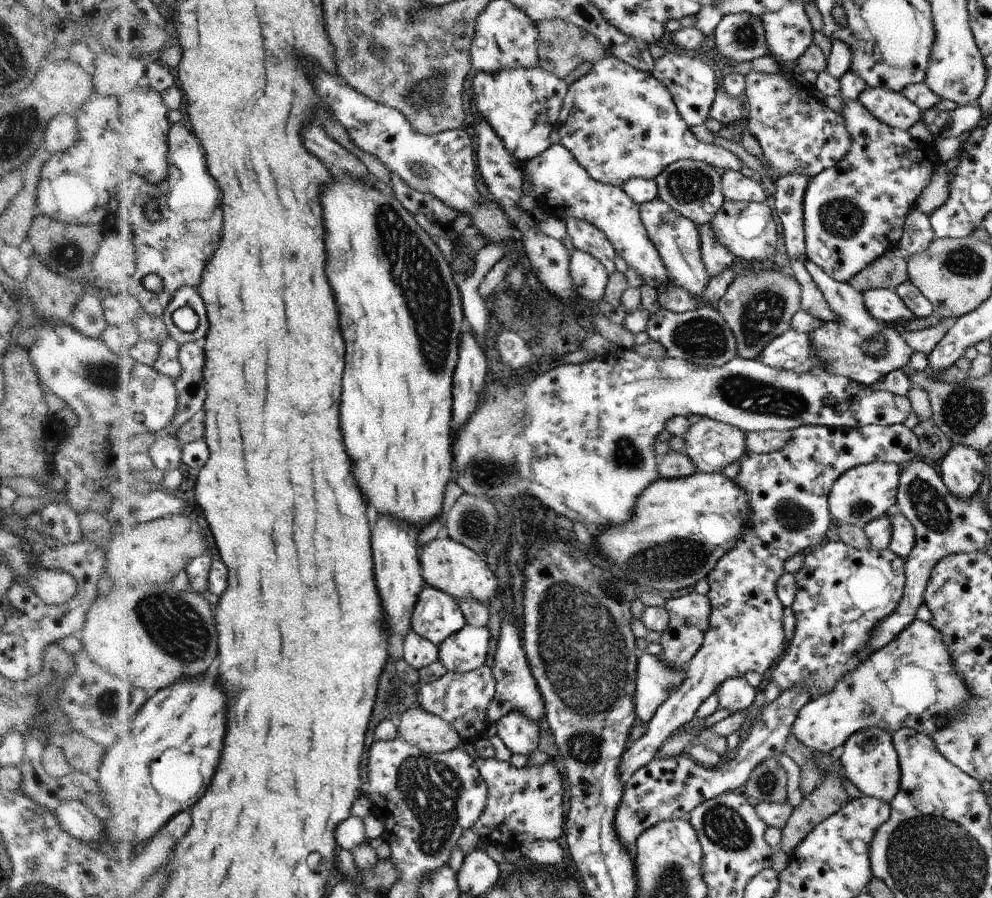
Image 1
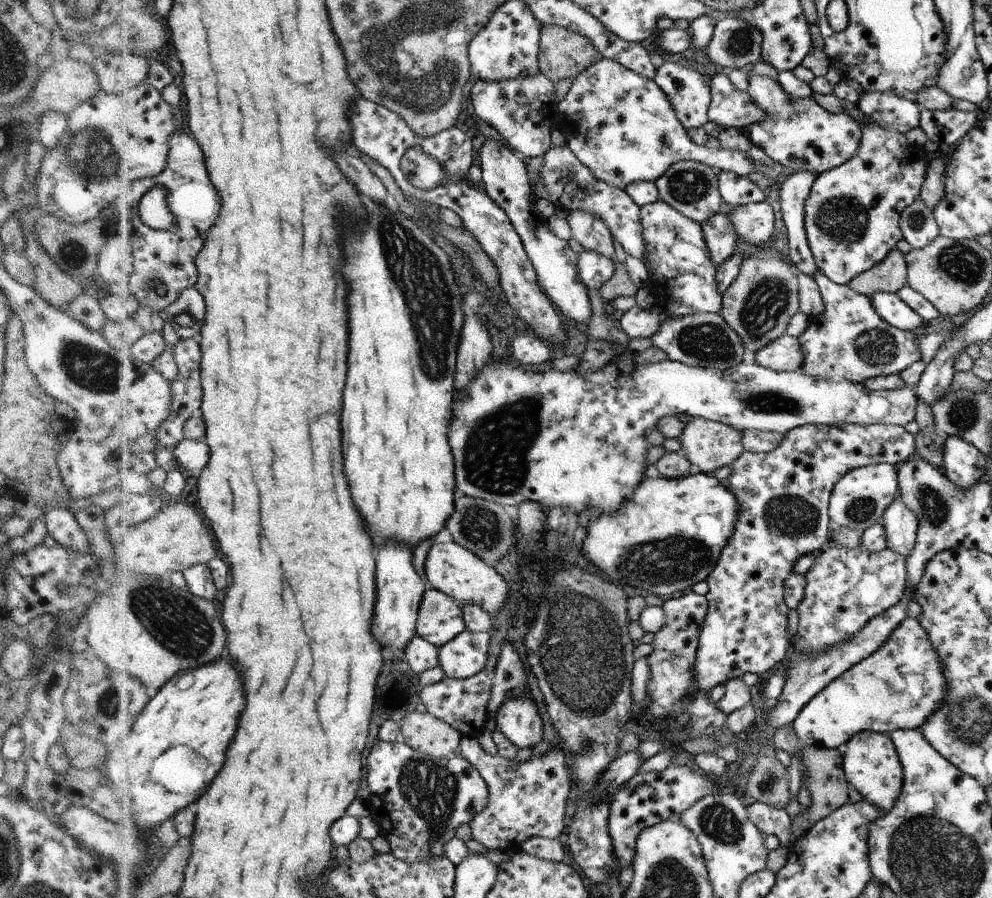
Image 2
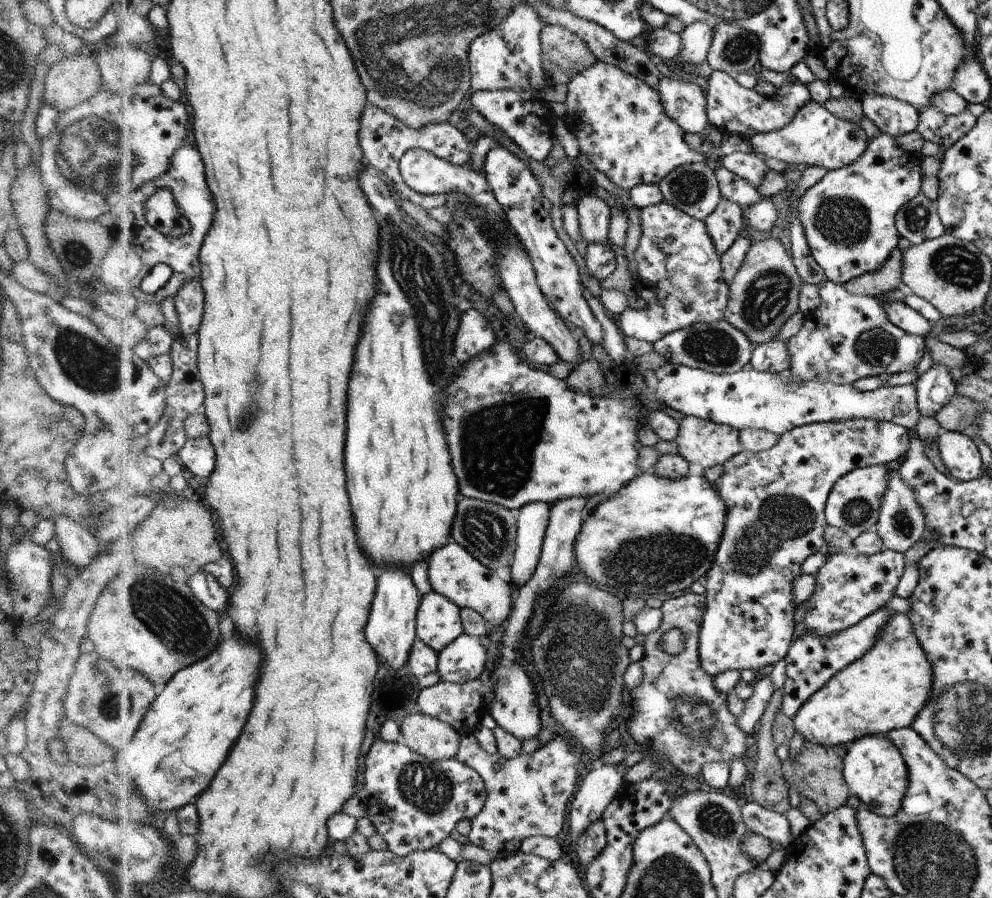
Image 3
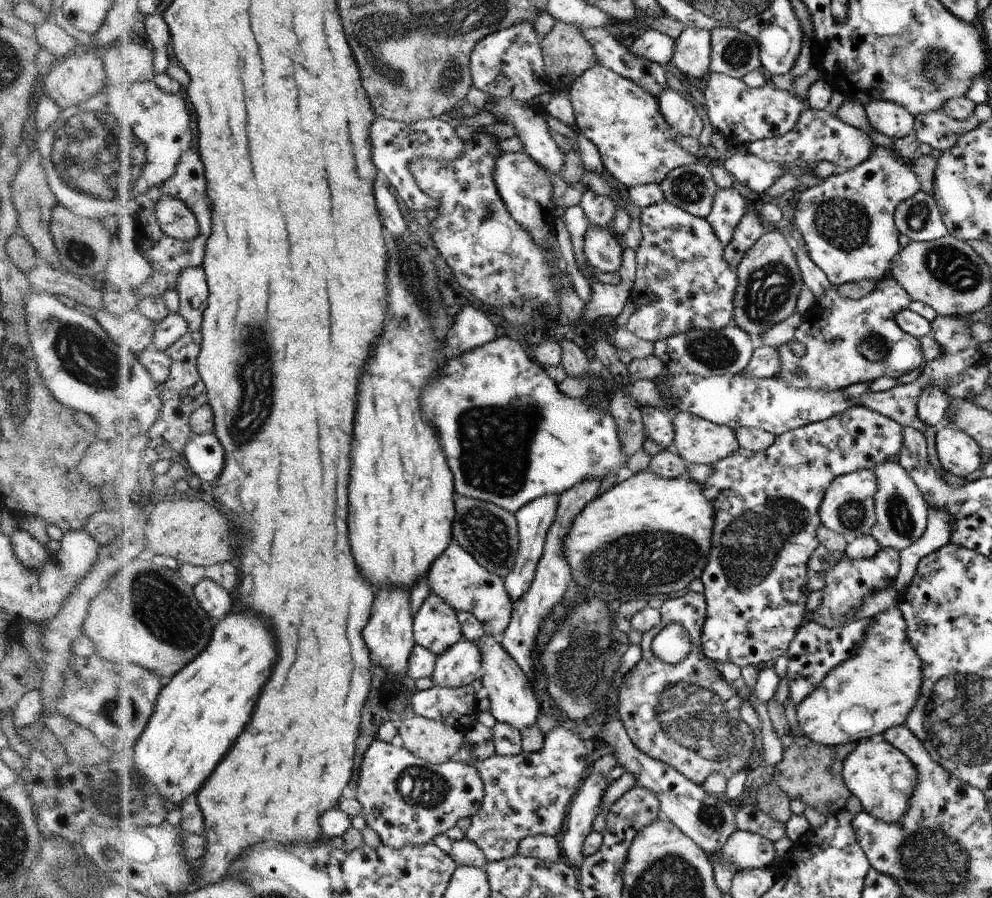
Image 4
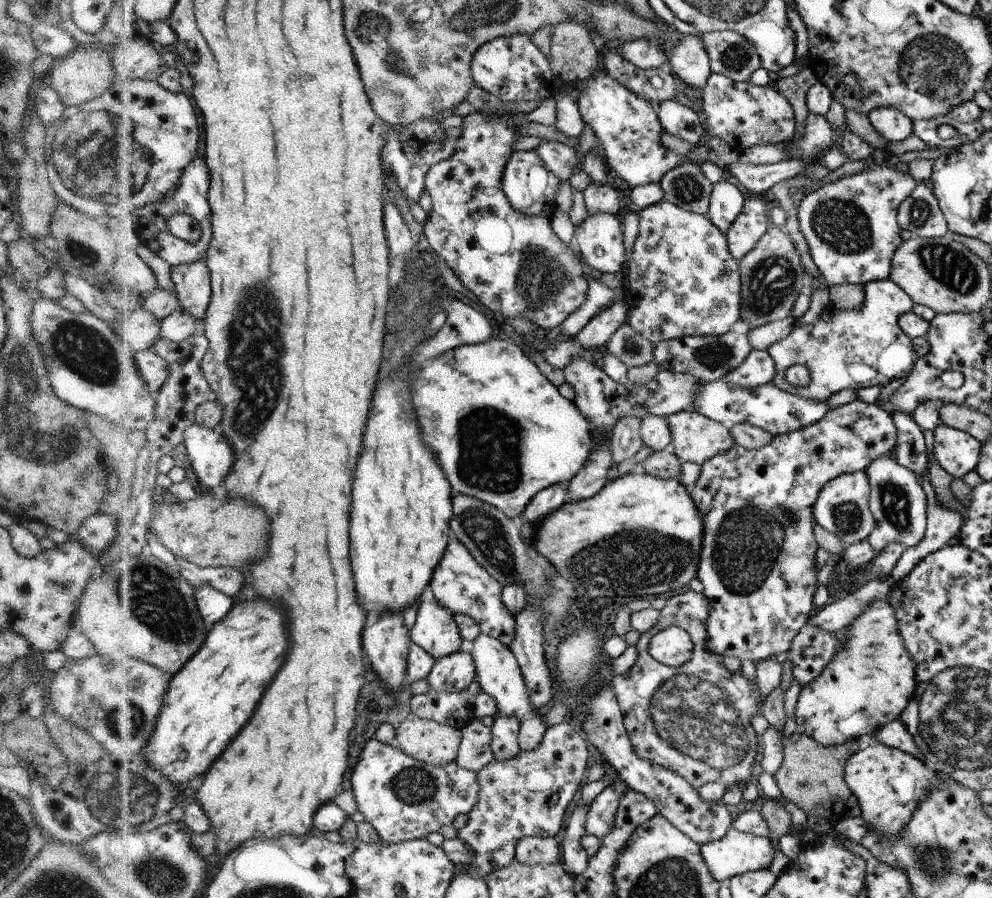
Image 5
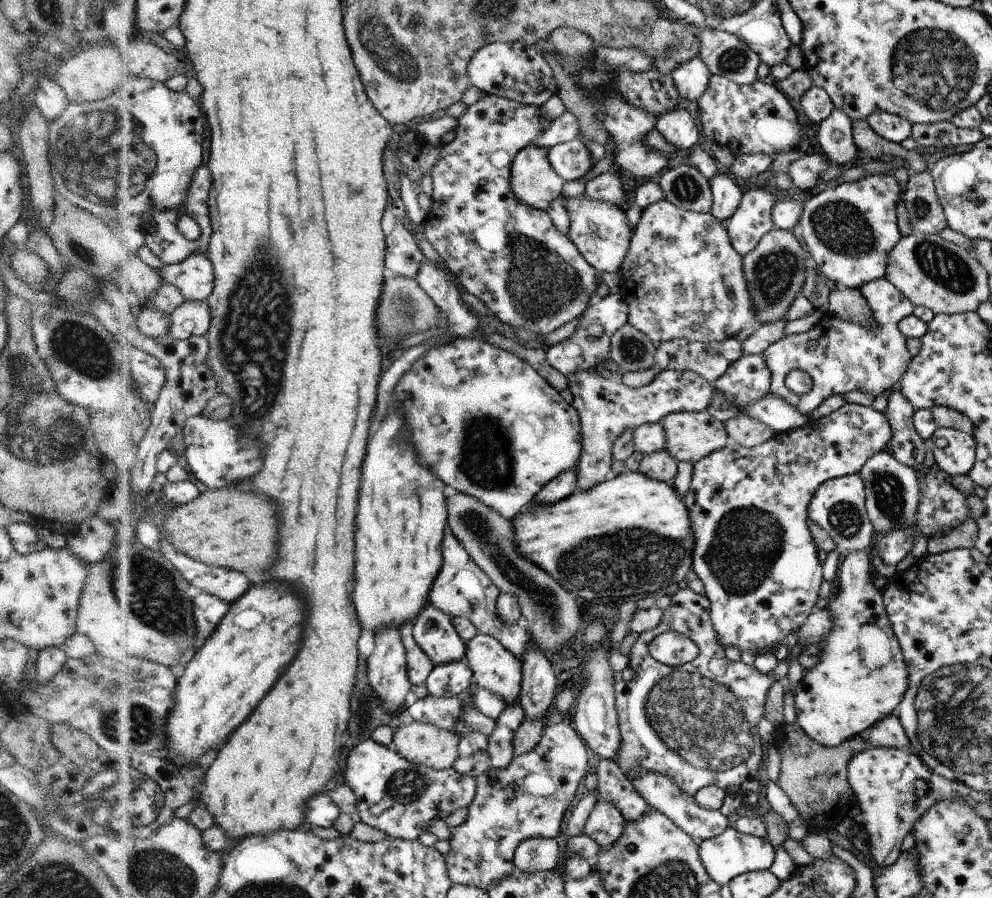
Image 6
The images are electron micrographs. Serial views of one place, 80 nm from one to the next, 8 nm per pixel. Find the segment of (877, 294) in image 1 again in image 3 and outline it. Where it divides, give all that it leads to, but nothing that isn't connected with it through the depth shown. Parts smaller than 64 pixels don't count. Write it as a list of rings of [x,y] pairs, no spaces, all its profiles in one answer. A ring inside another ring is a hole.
[[[884,299],[884,306],[886,307],[888,318],[896,326],[907,331],[908,334],[925,337],[932,330],[930,321],[918,314],[913,308],[910,308],[904,301]]]

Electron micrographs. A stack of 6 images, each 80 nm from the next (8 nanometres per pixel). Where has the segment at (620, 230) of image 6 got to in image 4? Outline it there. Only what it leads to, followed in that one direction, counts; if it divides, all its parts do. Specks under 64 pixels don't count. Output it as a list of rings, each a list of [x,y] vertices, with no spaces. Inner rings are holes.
[[[588,225],[584,235],[584,247],[590,270],[602,273],[615,273],[622,262],[622,248],[618,238],[598,226]]]

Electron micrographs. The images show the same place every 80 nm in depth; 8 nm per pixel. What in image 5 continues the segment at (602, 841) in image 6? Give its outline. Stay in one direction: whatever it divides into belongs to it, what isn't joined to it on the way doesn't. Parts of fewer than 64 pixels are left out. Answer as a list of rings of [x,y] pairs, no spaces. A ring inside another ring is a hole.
[[[623,782],[608,785],[589,806],[585,820],[585,832],[594,835],[600,840],[613,829],[619,800],[623,792],[630,789]]]

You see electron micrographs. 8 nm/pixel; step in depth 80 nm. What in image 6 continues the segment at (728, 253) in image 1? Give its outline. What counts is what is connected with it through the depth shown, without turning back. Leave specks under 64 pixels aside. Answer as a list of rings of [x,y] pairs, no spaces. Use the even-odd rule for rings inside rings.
[[[728,172],[716,173],[709,180],[713,194],[711,212],[722,223],[738,208],[743,192]]]

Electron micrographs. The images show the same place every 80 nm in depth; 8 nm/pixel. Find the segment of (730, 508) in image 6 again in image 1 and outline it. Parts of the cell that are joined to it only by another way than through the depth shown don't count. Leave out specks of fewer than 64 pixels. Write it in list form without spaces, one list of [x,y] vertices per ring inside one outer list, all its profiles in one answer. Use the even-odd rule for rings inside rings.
[[[904,423],[892,426],[866,425],[849,429],[846,427],[827,427],[822,425],[802,425],[791,431],[792,438],[783,449],[770,454],[746,452],[739,458],[740,470],[734,479],[750,496],[751,518],[748,528],[743,530],[738,545],[728,551],[719,560],[714,570],[708,574],[709,592],[707,597],[711,603],[710,626],[706,630],[703,646],[691,658],[686,668],[686,680],[674,689],[666,701],[659,706],[655,716],[647,723],[646,732],[639,740],[634,741],[630,749],[624,752],[620,772],[622,782],[626,782],[637,770],[646,766],[655,758],[656,752],[670,738],[674,730],[694,718],[698,707],[724,681],[734,677],[743,677],[746,673],[768,674],[786,648],[786,637],[783,627],[784,605],[778,595],[779,578],[784,573],[784,562],[794,554],[814,548],[826,540],[830,512],[828,512],[828,493],[839,476],[855,466],[865,465],[878,460],[882,463],[896,463],[901,466],[916,459],[918,454],[918,438],[912,429]]]

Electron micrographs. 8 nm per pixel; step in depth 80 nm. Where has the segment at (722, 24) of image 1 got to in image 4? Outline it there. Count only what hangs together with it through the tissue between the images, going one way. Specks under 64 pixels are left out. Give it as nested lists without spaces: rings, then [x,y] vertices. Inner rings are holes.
[[[730,26],[711,30],[710,54],[709,70],[712,73],[742,79],[748,73],[762,69],[755,38]]]

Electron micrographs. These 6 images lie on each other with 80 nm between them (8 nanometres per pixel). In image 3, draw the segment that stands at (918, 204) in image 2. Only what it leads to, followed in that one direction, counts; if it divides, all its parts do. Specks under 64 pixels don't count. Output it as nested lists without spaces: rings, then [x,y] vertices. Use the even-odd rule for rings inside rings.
[[[922,191],[900,208],[895,219],[900,233],[913,245],[945,234],[936,203],[926,197]]]

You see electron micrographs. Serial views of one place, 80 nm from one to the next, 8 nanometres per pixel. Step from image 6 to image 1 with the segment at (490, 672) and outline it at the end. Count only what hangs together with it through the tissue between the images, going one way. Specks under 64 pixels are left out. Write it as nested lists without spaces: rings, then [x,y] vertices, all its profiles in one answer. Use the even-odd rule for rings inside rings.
[[[514,710],[497,723],[497,735],[513,754],[529,756],[541,743],[540,727],[524,712]]]

